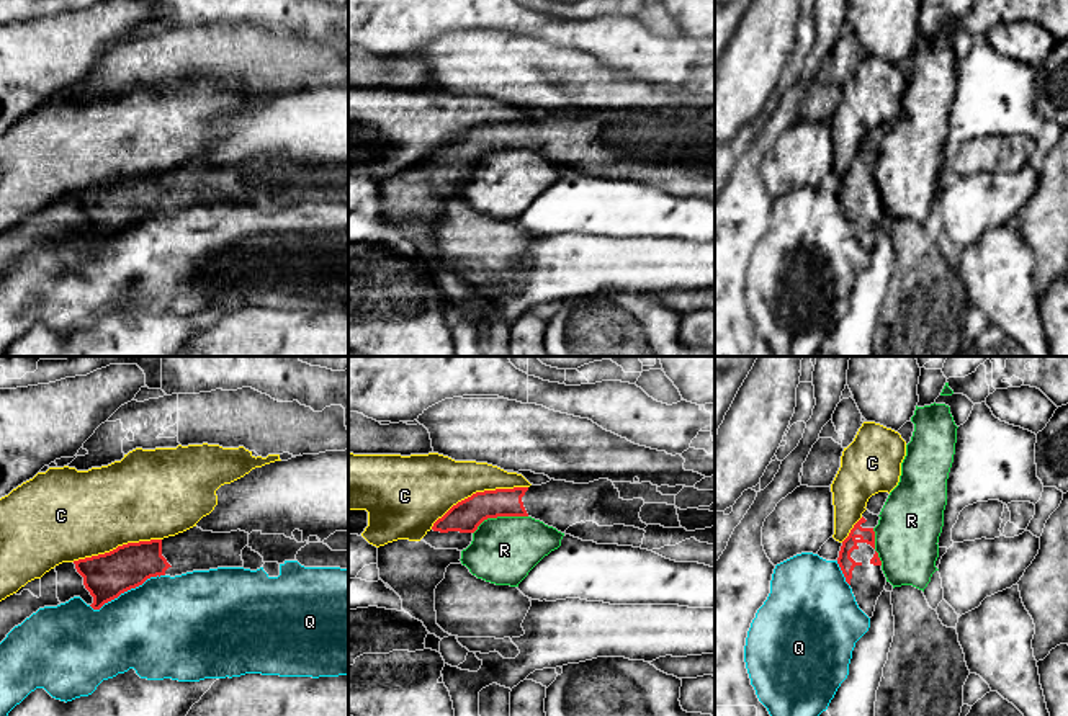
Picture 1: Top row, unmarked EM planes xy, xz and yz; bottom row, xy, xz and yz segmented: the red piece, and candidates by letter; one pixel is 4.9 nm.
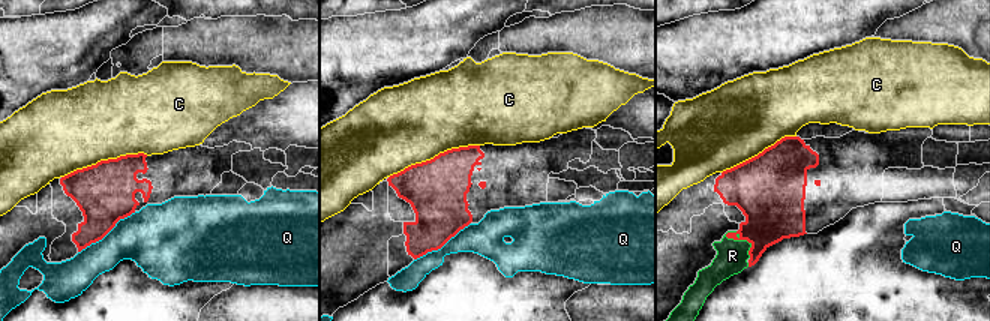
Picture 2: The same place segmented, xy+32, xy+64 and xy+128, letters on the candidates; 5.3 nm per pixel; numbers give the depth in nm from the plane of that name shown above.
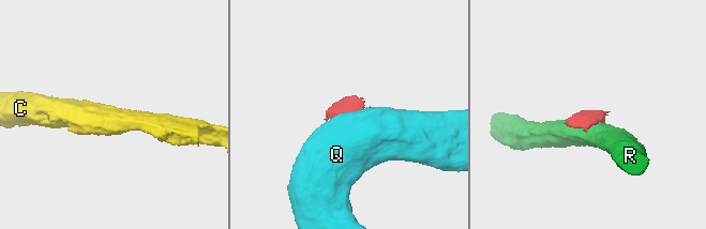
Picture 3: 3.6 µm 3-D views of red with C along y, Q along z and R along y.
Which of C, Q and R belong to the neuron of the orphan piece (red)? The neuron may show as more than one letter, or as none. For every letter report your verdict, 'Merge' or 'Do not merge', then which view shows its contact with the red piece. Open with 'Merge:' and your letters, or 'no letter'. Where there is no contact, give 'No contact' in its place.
Merge: no letter
C: Do not merge. Touches red in xz
Q: Do not merge. Touches red in xy
R: Do not merge. Touches red in xz

